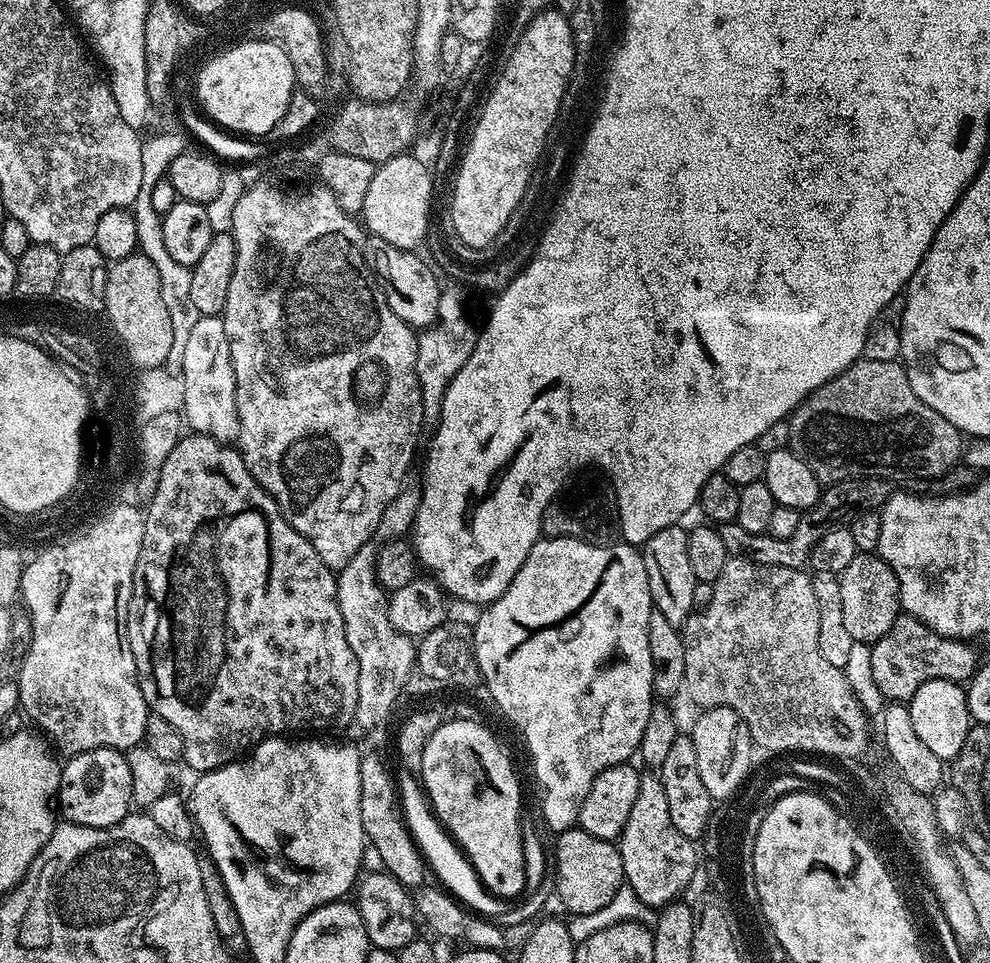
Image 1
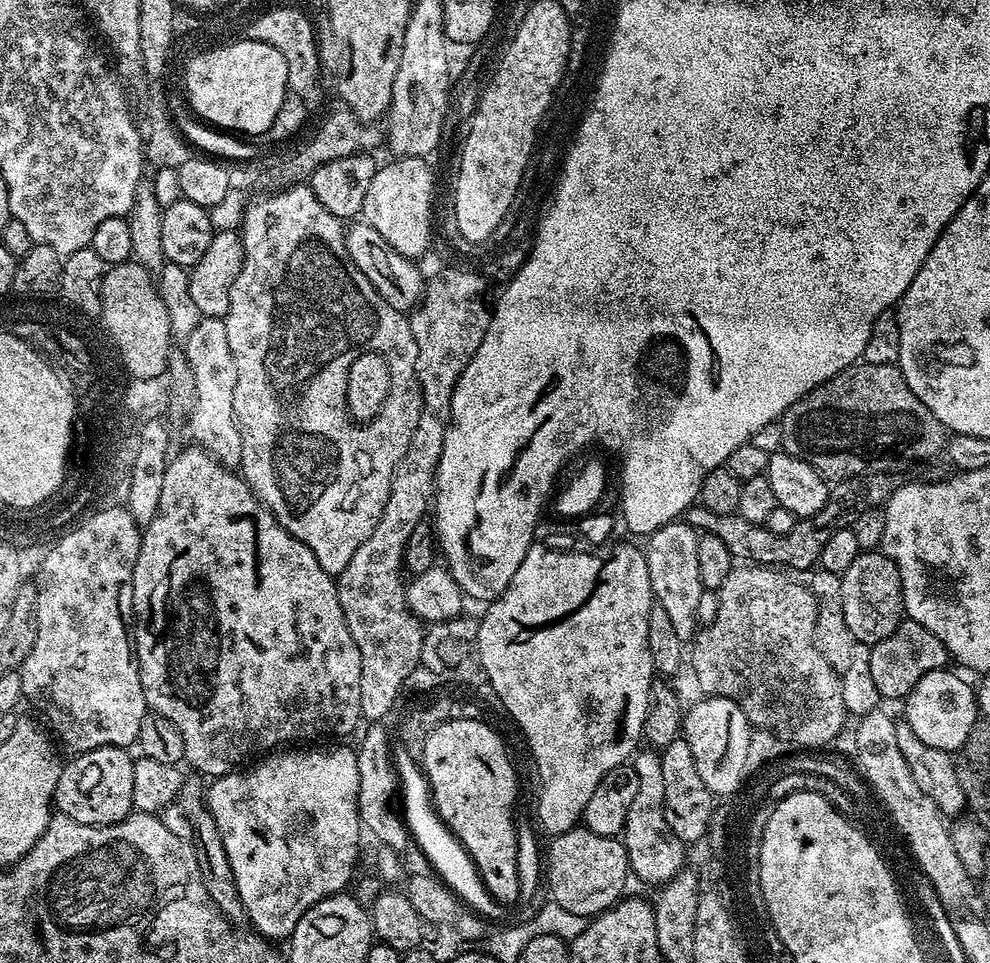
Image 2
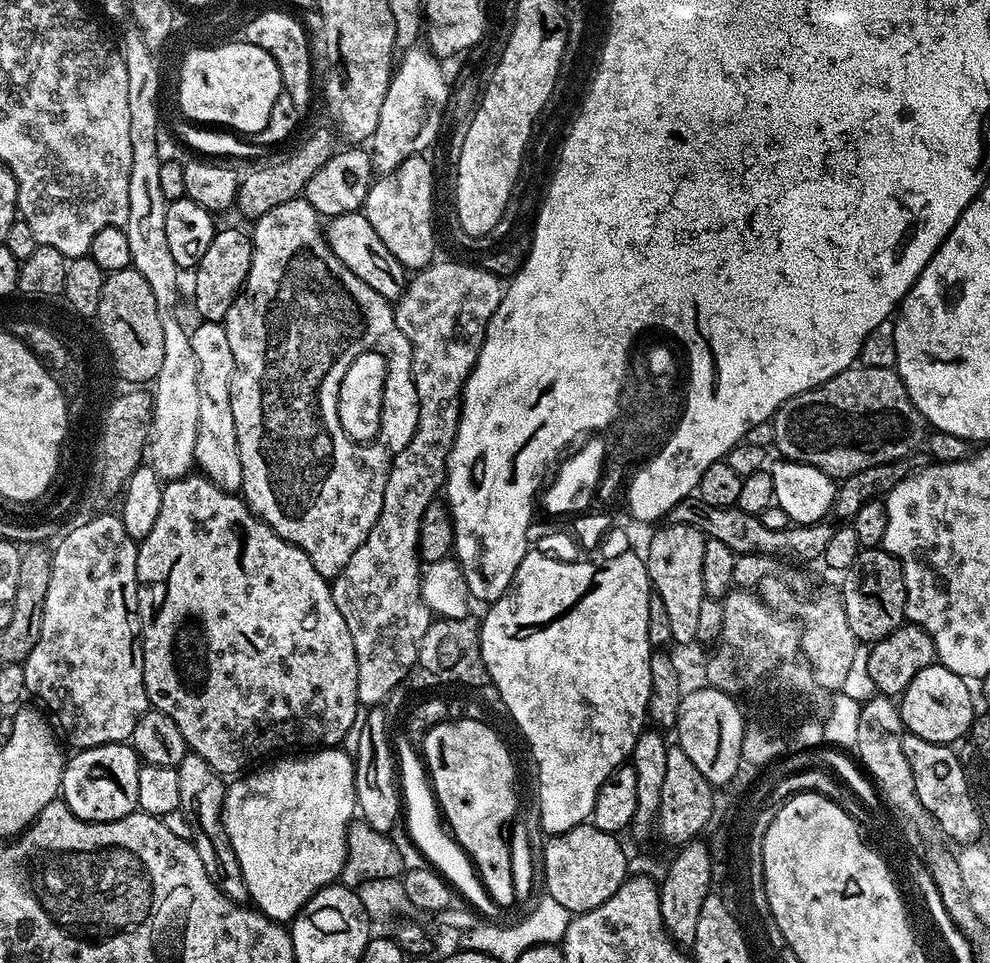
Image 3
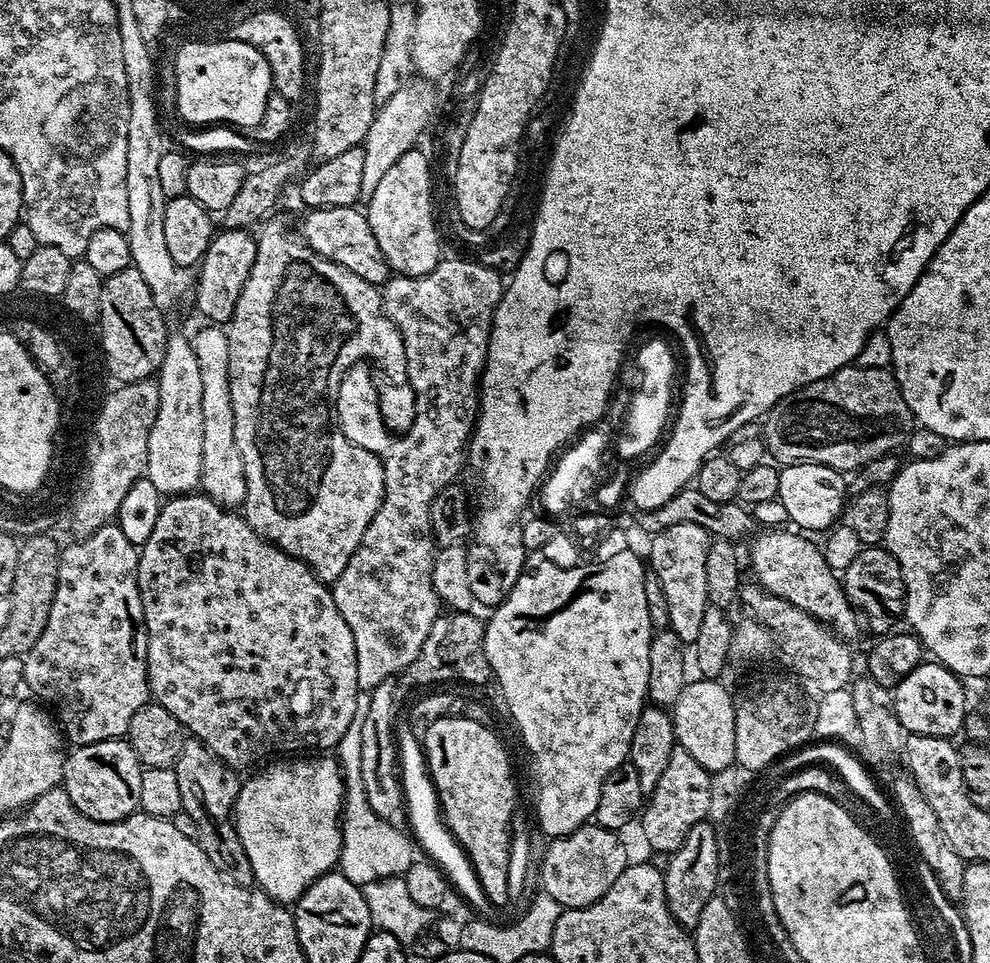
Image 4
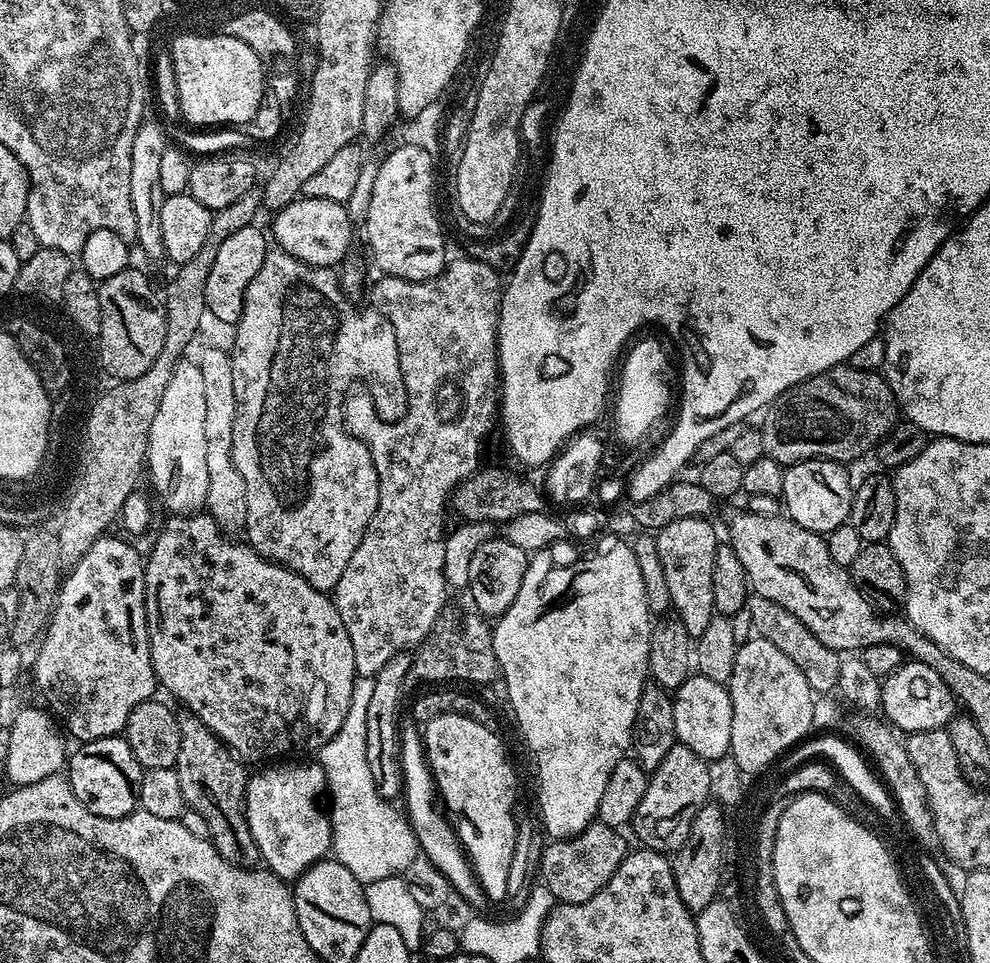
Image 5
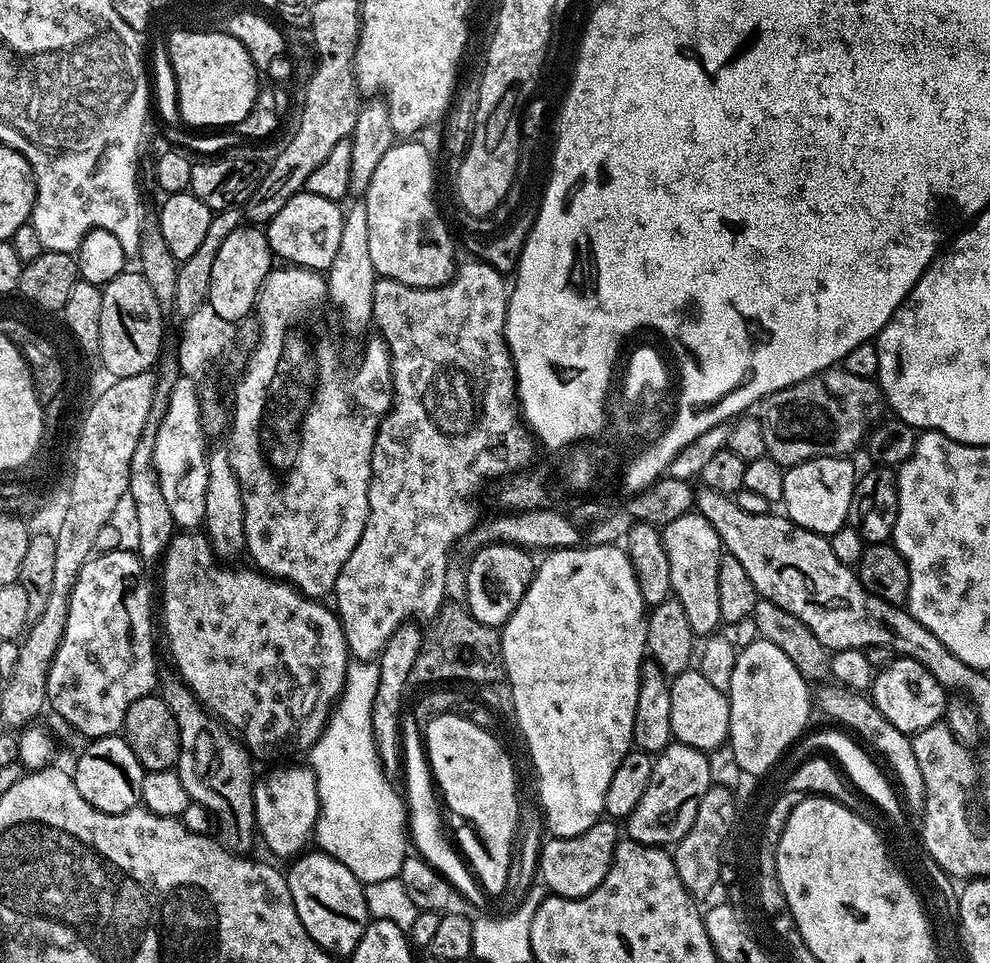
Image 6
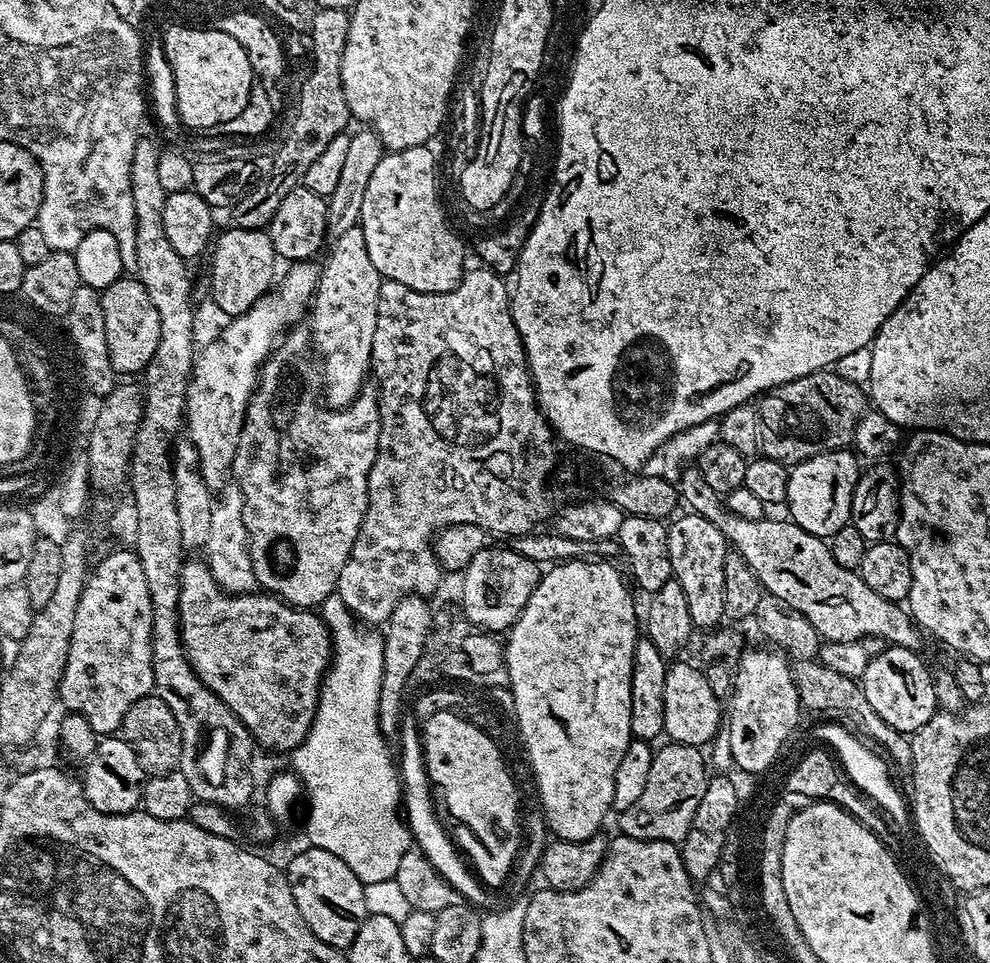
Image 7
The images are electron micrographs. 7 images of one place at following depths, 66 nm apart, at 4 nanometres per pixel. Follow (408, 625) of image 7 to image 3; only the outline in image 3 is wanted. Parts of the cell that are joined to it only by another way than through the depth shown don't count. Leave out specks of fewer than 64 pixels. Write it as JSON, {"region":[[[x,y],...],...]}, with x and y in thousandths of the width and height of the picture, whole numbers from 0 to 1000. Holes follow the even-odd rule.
{"region":[[[376,733],[367,740],[366,751],[360,764],[360,837],[367,855],[374,857],[379,864],[395,865],[396,859],[406,847],[405,815],[402,813],[402,798],[398,792],[397,769],[392,762],[393,745],[389,736]]]}

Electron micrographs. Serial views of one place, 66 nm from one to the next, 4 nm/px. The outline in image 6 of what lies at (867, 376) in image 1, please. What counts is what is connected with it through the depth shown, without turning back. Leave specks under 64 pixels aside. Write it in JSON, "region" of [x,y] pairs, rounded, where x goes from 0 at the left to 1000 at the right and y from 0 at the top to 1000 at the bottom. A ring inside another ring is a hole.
{"region":[[[841,380],[832,386],[825,386],[810,397],[772,412],[766,435],[770,438],[770,451],[774,455],[774,470],[793,484],[809,482],[827,474],[860,475],[860,469],[868,461],[870,464],[874,460],[879,445],[886,439],[890,431],[889,424],[891,425],[889,400],[884,394],[859,388],[852,380]]]}

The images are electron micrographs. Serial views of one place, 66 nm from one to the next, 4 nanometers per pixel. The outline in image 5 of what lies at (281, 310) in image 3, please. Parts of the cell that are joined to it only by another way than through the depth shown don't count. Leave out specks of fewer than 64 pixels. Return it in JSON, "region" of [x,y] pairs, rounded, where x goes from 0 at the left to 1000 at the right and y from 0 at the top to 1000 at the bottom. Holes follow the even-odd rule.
{"region":[[[282,260],[272,261],[269,272],[265,272],[265,280],[261,280],[257,293],[248,301],[244,330],[238,336],[238,350],[232,364],[234,383],[236,384],[236,413],[238,414],[238,433],[236,434],[236,484],[240,484],[240,492],[248,499],[248,564],[261,576],[270,582],[284,586],[297,596],[309,600],[313,609],[322,615],[334,616],[338,612],[341,600],[345,600],[345,592],[358,579],[358,571],[368,558],[368,548],[378,538],[382,525],[382,492],[376,479],[376,469],[371,461],[361,457],[349,447],[347,441],[347,412],[357,402],[359,395],[371,401],[378,412],[378,422],[384,425],[384,432],[390,440],[402,438],[410,430],[412,414],[410,413],[410,397],[406,393],[406,380],[402,376],[402,359],[398,351],[398,343],[394,334],[380,320],[369,318],[359,320],[355,316],[353,304],[347,302],[342,286],[333,278],[318,278],[293,264]]]}

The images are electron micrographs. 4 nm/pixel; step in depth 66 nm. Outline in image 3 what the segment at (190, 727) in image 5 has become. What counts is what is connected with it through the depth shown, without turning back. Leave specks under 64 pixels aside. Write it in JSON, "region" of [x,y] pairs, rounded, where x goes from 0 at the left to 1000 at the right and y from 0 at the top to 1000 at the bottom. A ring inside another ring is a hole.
{"region":[[[193,780],[184,787],[184,791],[178,796],[178,803],[182,820],[182,842],[194,855],[200,891],[204,891],[204,899],[208,899],[208,908],[212,908],[212,916],[216,916],[216,920],[220,920],[220,924],[231,930],[233,935],[249,936],[248,916],[244,912],[240,891],[236,891],[236,883],[226,861],[227,807],[217,802],[203,785]]]}

